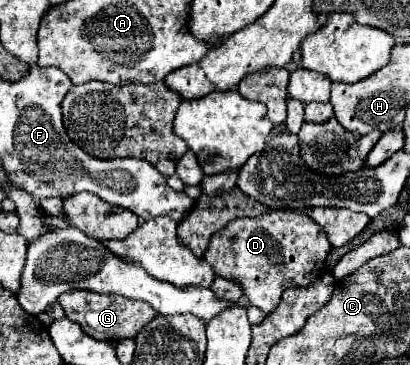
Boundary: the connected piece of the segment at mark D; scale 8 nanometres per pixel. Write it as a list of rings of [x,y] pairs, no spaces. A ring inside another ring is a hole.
[[[270,209],[254,219],[236,219],[228,223],[212,237],[204,259],[216,275],[238,281],[250,305],[264,313],[272,313],[284,289],[306,287],[326,271],[324,261],[330,249],[332,245],[326,233],[310,217],[298,211]]]

